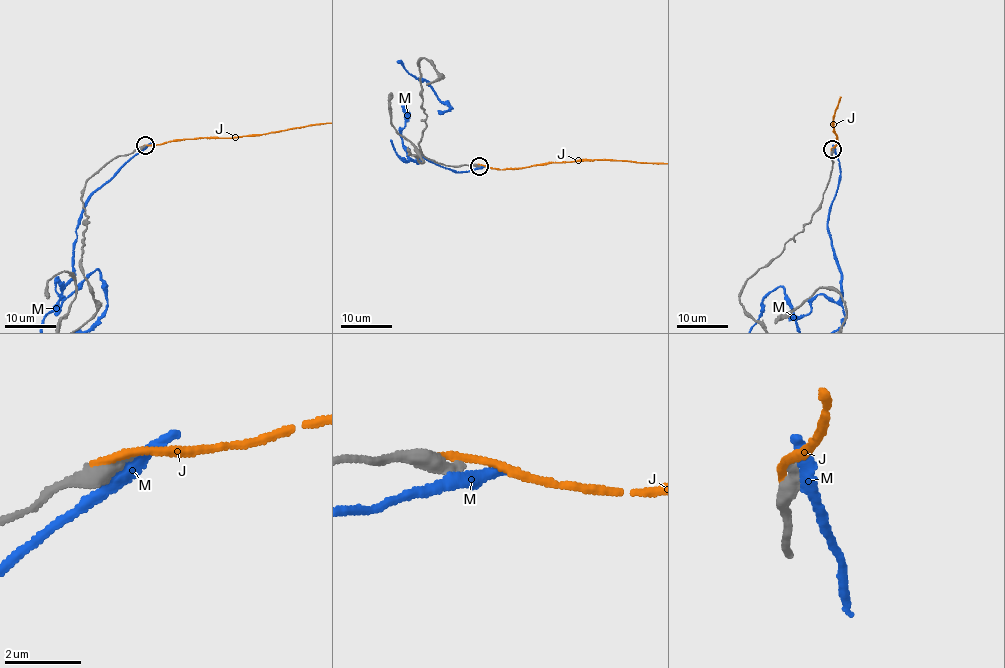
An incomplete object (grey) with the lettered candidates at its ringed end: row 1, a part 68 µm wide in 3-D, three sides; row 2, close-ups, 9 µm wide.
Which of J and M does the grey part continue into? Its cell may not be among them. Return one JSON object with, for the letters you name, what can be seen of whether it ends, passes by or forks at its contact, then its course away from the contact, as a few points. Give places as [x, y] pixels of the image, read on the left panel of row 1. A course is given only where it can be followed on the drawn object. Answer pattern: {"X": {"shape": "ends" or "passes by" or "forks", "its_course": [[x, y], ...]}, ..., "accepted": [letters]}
{"accepted": []}

